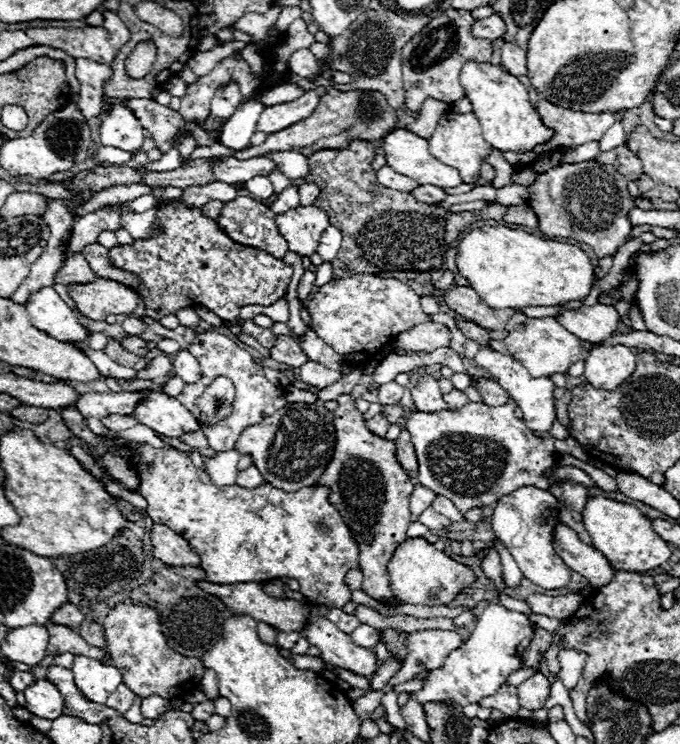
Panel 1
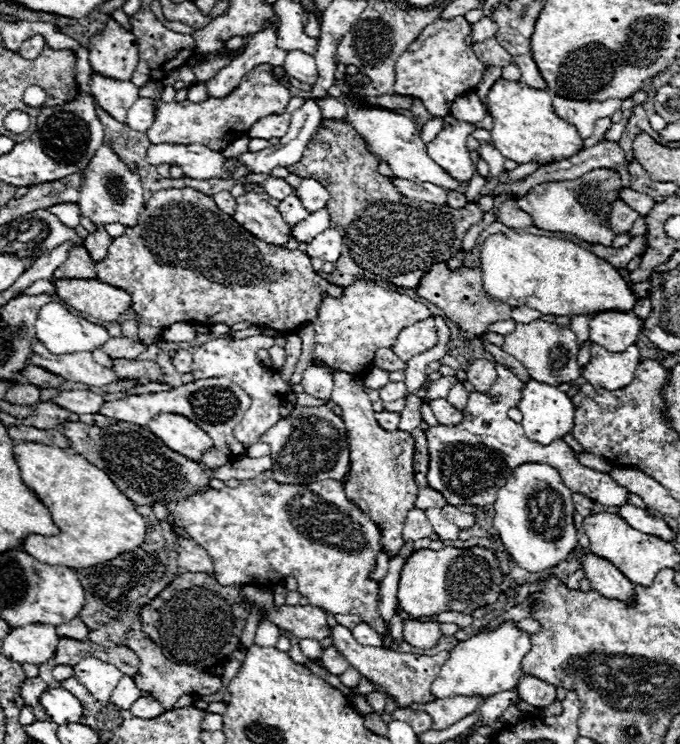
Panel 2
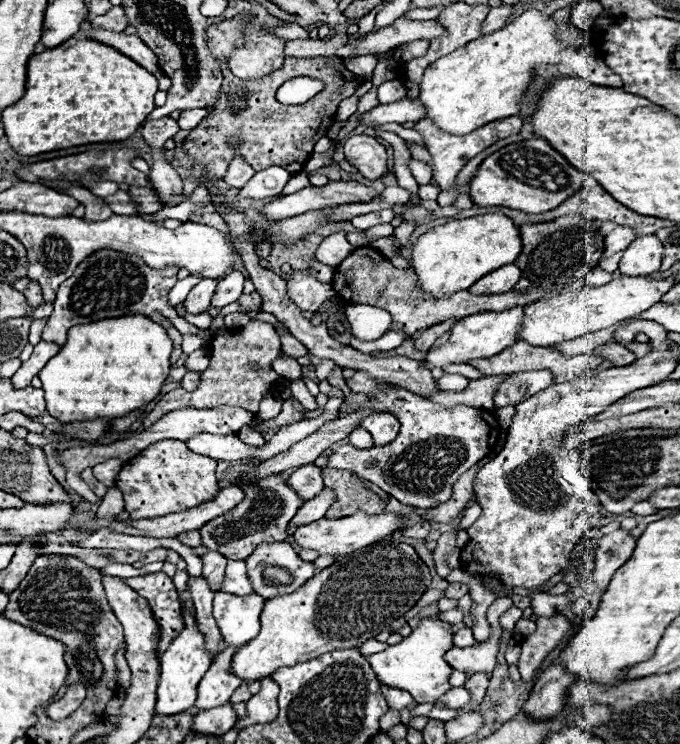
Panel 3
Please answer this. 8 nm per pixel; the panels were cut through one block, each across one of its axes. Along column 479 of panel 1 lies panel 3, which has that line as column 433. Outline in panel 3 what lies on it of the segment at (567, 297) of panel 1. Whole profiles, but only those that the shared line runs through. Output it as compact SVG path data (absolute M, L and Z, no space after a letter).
M492 212L484 216L452 220L428 230L412 246L412 268L418 276L420 288L432 296L448 296L460 290L470 290L472 294L502 294L510 292L522 278L522 270L516 264L510 264L520 252L522 238L518 226L514 226L514 222L502 212Z

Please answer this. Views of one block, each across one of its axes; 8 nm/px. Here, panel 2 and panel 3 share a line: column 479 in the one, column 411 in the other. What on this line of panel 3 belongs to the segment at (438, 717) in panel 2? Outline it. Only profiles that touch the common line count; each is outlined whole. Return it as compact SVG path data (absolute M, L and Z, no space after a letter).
M384 686L382 692L384 692L390 708L394 708L398 712L402 712L402 710L406 710L406 708L410 708L414 704L414 700L410 700L408 692L402 692L402 690L396 690L396 688L388 688L388 686Z

